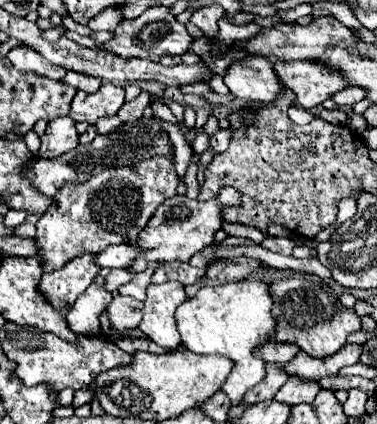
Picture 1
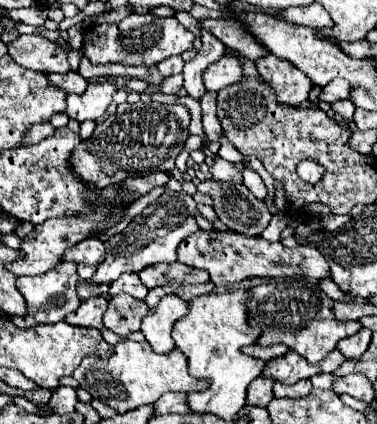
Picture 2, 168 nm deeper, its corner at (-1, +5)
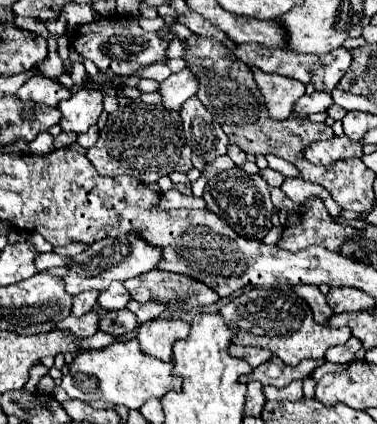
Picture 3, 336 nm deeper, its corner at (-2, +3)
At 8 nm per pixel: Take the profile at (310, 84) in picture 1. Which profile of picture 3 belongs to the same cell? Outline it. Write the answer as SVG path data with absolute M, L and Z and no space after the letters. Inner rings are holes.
M253 69L255 81L265 97L269 115L273 119L287 119L293 113L293 105L305 95L305 85L297 79L279 75L279 73L265 73L261 69Z

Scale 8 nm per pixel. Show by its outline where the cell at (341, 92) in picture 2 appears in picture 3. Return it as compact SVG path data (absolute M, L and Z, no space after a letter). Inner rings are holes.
M315 91L311 95L303 95L303 99L299 99L299 103L295 103L295 111L303 117L311 115L311 113L319 113L319 111L327 111L333 105L333 97L327 91Z

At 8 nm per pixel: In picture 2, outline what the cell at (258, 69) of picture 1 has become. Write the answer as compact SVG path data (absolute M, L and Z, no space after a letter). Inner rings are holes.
M222 57L214 65L210 65L206 73L202 73L206 91L220 91L226 85L234 85L242 81L242 77L244 77L242 65L236 57Z

